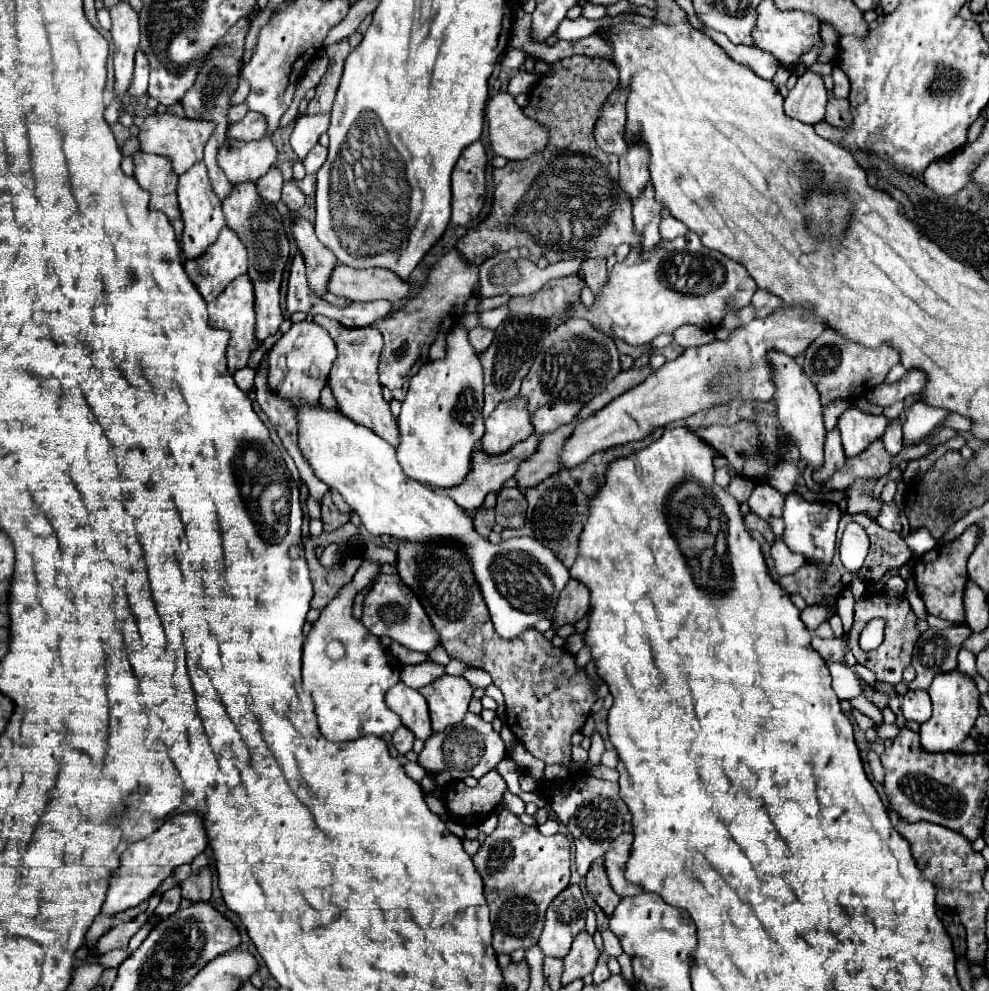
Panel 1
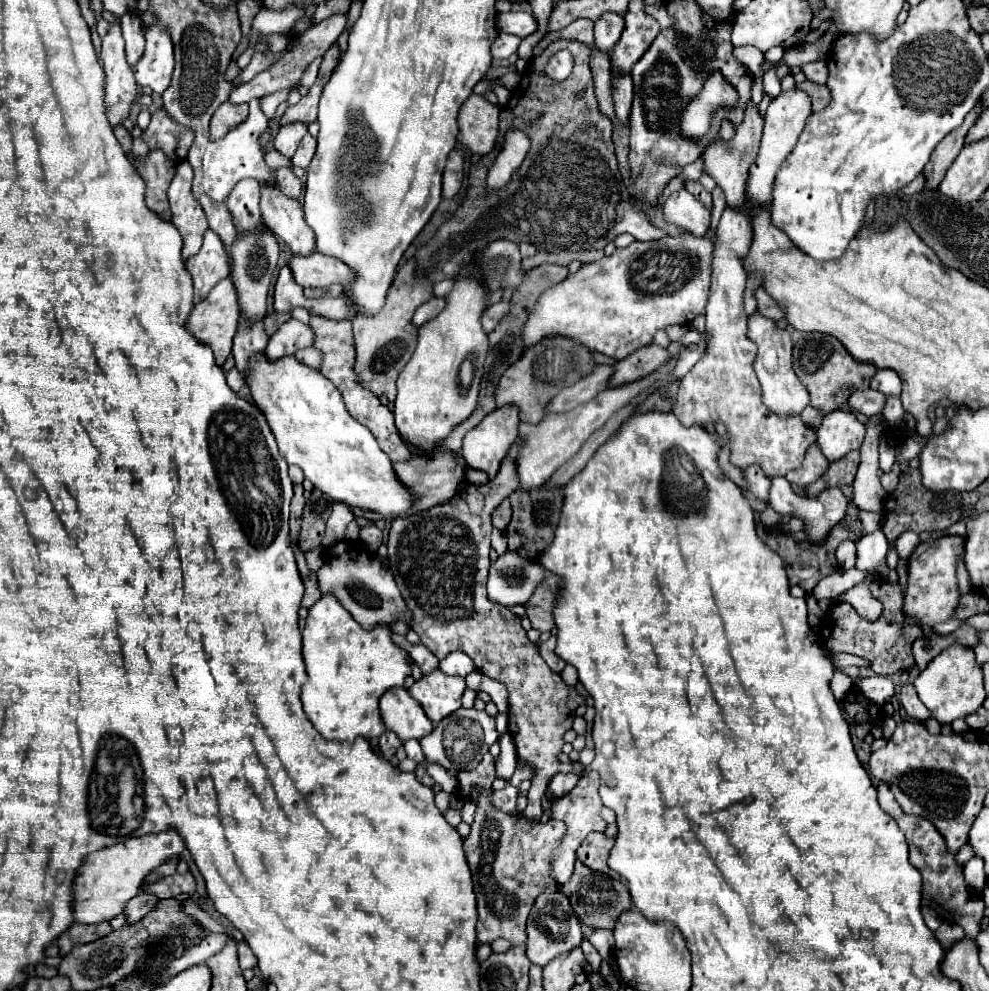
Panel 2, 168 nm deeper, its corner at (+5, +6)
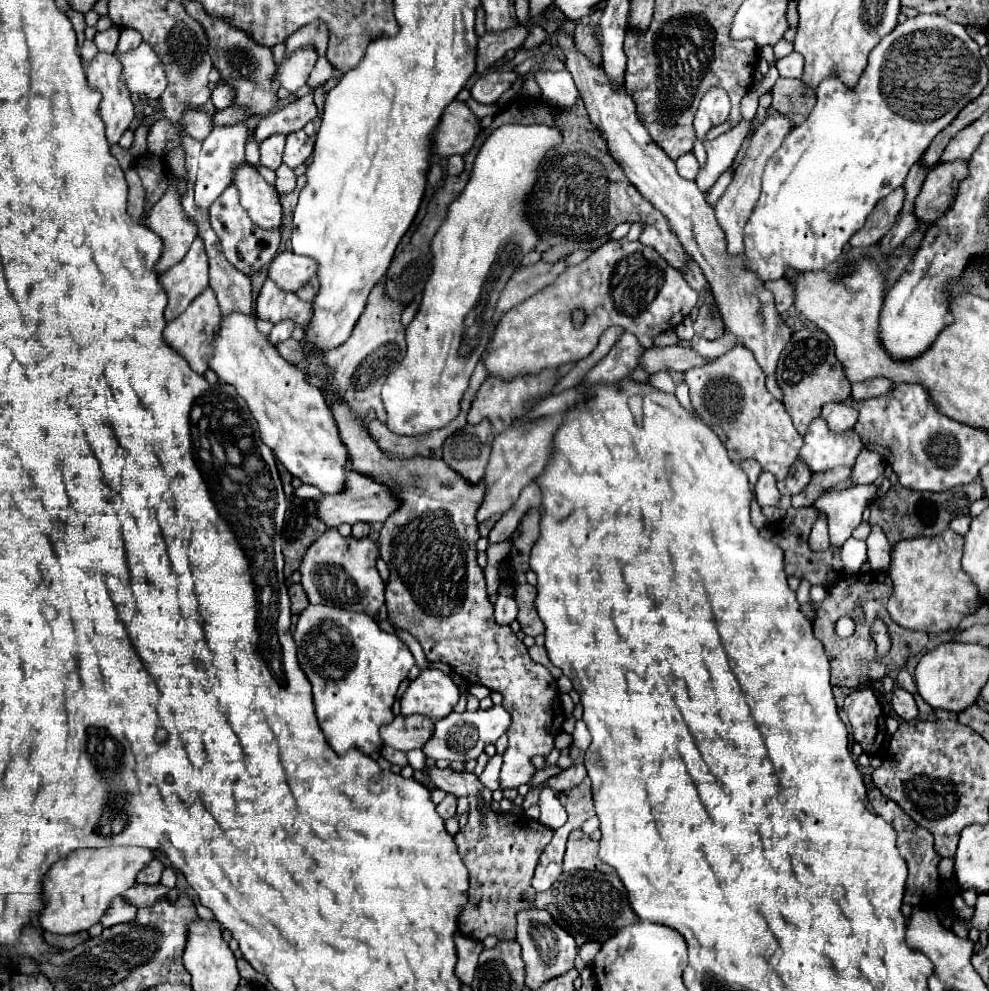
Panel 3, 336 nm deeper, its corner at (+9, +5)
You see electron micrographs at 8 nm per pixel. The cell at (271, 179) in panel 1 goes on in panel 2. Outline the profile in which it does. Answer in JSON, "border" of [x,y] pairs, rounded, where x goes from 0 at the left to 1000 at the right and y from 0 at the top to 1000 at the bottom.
{"border":[[[248,180],[232,196],[230,208],[240,232],[254,232],[264,226],[264,212],[262,212],[264,188],[266,184],[258,180]]]}

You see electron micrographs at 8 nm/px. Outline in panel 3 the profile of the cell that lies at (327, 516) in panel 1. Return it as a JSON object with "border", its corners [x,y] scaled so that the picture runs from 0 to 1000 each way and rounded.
{"border":[[[296,502],[288,518],[286,530],[286,560],[288,560],[288,582],[300,576],[304,560],[312,554],[316,544],[323,544],[329,538],[329,528],[319,520],[319,506]]]}

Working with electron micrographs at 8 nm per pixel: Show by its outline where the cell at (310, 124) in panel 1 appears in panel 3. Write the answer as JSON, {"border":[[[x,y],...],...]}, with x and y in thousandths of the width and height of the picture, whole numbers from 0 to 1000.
{"border":[[[276,136],[272,140],[268,140],[264,146],[262,146],[262,166],[266,169],[272,169],[272,171],[280,171],[284,166],[284,152],[288,148],[288,136]]]}

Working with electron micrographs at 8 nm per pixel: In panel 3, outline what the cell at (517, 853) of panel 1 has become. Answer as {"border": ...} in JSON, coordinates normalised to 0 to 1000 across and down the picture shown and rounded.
{"border":[[[434,774],[434,786],[438,792],[456,802],[474,804],[474,828],[460,843],[464,863],[474,877],[472,911],[466,915],[462,933],[464,939],[480,950],[488,950],[494,943],[505,948],[521,948],[521,923],[527,917],[535,917],[539,909],[539,879],[551,853],[557,849],[559,839],[545,828],[521,820],[498,820],[488,806],[488,792],[478,780]]]}

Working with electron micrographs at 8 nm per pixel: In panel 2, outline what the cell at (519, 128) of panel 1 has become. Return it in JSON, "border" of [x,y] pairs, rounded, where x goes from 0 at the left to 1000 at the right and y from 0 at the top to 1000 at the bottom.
{"border":[[[476,95],[464,111],[464,143],[482,155],[494,155],[505,139],[505,105]]]}

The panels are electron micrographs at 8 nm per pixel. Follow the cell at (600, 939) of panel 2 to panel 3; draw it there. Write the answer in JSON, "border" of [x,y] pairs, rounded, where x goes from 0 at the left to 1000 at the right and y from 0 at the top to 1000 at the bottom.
{"border":[[[594,950],[592,954],[587,954],[585,965],[589,968],[589,972],[596,974],[600,970],[600,966],[604,964],[604,960],[606,960],[606,952],[604,950]]]}

